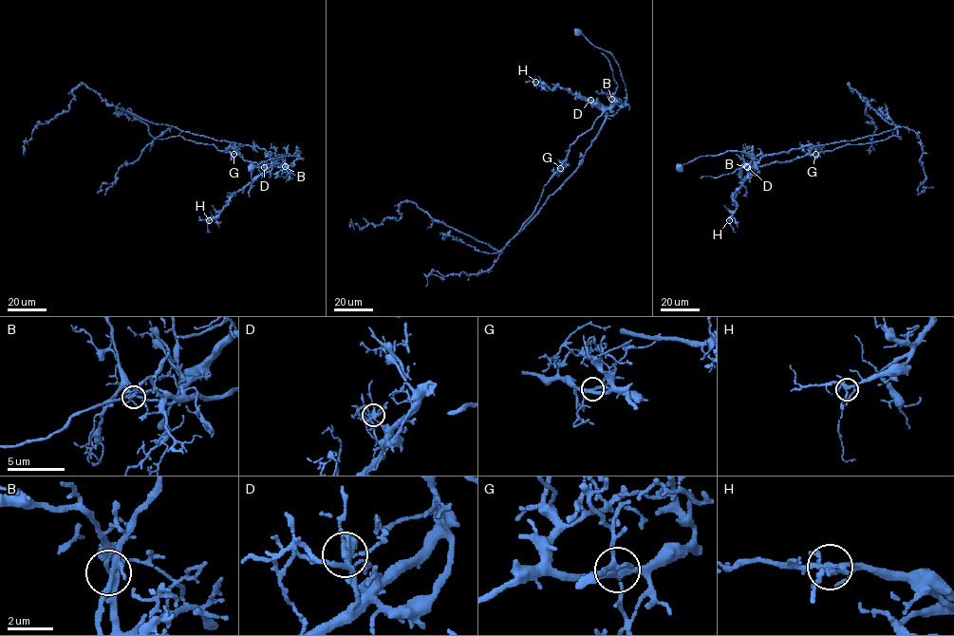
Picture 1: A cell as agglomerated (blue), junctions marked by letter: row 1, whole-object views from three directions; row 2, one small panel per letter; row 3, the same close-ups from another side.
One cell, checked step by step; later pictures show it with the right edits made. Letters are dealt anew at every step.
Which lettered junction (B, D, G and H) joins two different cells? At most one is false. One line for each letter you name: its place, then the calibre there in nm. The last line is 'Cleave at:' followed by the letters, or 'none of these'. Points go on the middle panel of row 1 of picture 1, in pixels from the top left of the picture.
D: at (590, 100); 200 nm thick
Cleave at: D

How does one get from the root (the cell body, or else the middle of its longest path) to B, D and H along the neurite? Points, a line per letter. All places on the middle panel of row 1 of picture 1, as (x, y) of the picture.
B: (577, 30), (593, 46), (609, 52), (618, 65), (627, 97), (625, 105), (611, 99)
D: (577, 30), (593, 46), (612, 55), (627, 96), (625, 105), (617, 102), (607, 108), (600, 109), (590, 100)
H: (577, 30), (613, 57), (625, 84), (626, 104), (600, 109), (567, 89), (551, 90), (535, 82)

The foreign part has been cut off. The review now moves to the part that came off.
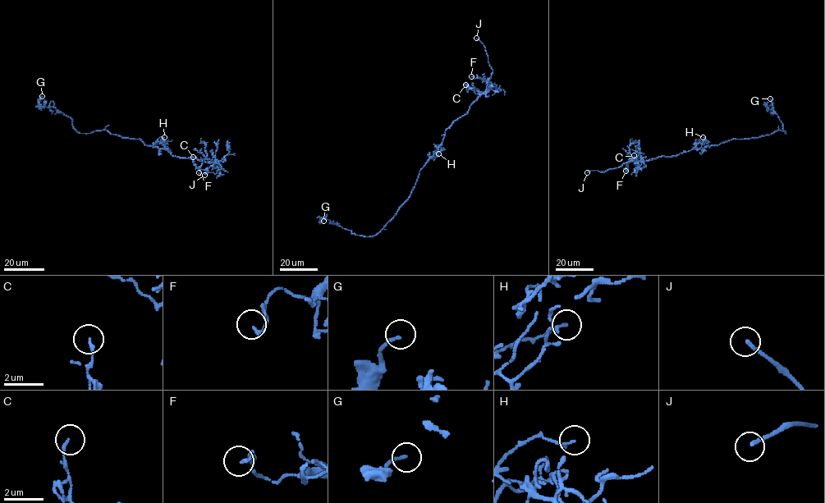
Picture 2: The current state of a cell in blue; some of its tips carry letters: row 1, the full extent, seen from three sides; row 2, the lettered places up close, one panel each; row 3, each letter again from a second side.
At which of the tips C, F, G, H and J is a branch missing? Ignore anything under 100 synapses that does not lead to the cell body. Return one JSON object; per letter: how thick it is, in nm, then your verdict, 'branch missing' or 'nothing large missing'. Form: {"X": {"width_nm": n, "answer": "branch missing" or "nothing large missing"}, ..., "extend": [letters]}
{"C": {"width_nm": 130, "answer": "nothing large missing"}, "F": {"width_nm": 170, "answer": "nothing large missing"}, "G": {"width_nm": 150, "answer": "nothing large missing"}, "H": {"width_nm": 150, "answer": "nothing large missing"}, "J": {"width_nm": 180, "answer": "branch missing"}, "extend": ["J"]}

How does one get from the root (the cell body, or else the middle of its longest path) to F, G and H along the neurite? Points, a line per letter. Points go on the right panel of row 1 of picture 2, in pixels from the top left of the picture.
F: (717, 144), (646, 161), (631, 158), (625, 171)
G: (717, 144), (734, 139), (758, 138), (778, 130), (786, 133), (777, 116), (767, 107), (772, 103), (770, 98)
H: (717, 144), (708, 146), (703, 137)

